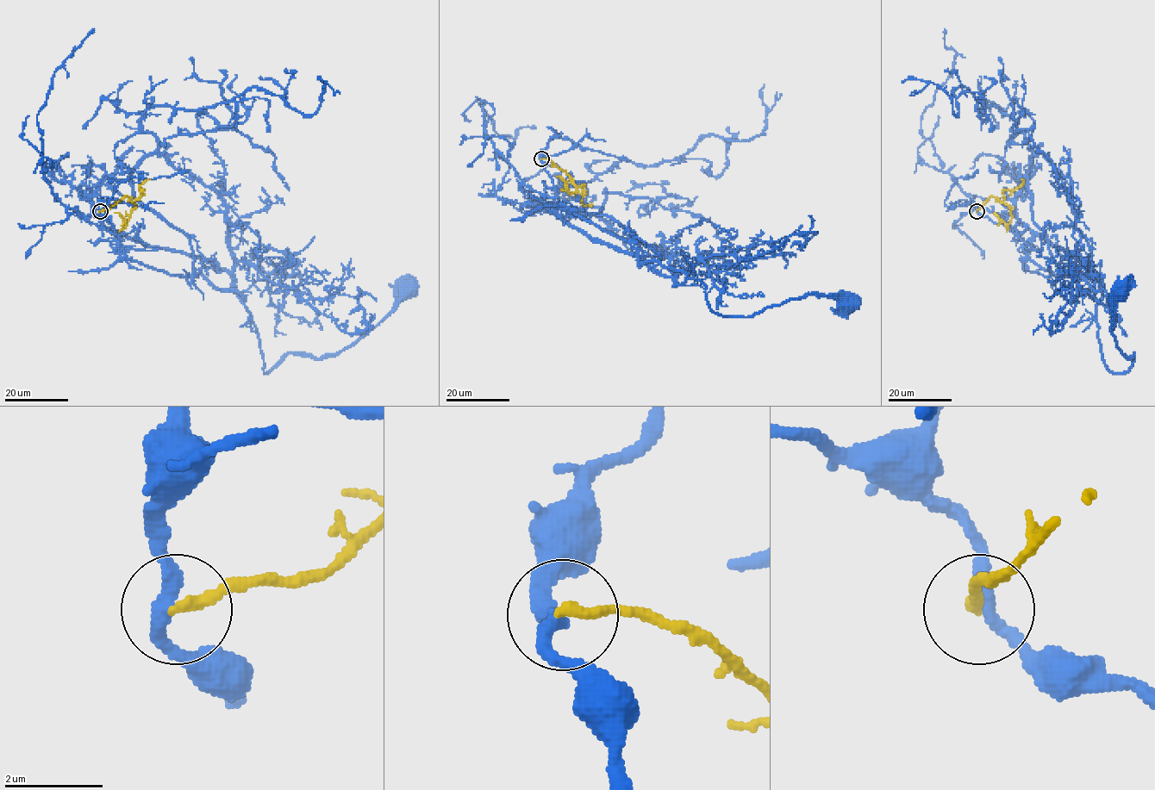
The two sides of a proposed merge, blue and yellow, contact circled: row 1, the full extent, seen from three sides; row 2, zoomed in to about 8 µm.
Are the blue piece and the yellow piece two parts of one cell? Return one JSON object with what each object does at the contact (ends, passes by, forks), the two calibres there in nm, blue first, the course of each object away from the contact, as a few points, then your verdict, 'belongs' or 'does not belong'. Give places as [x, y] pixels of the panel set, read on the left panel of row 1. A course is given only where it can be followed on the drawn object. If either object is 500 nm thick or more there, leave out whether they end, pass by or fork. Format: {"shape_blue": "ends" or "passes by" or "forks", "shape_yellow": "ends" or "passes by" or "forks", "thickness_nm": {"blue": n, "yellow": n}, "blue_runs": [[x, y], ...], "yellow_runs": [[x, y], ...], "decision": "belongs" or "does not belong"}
{"shape_blue": "passes by", "shape_yellow": "ends", "thickness_nm": {"blue": 280, "yellow": 240}, "blue_runs": [[99, 211], [130, 259], [237, 291], [266, 373], [288, 354], [322, 358], [352, 346], [408, 286]], "yellow_runs": [[100, 211], [108, 209], [125, 196], [133, 202], [134, 207], [127, 224], [115, 212]], "decision": "does not belong"}

